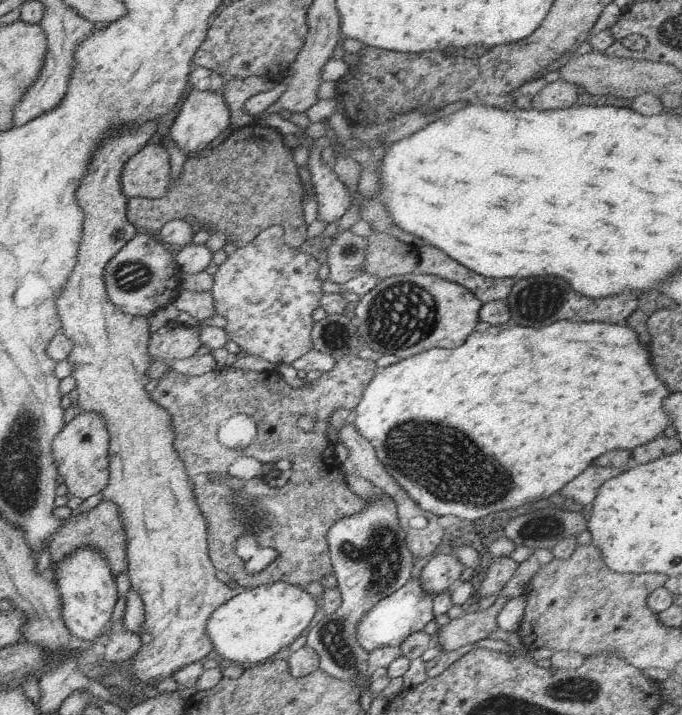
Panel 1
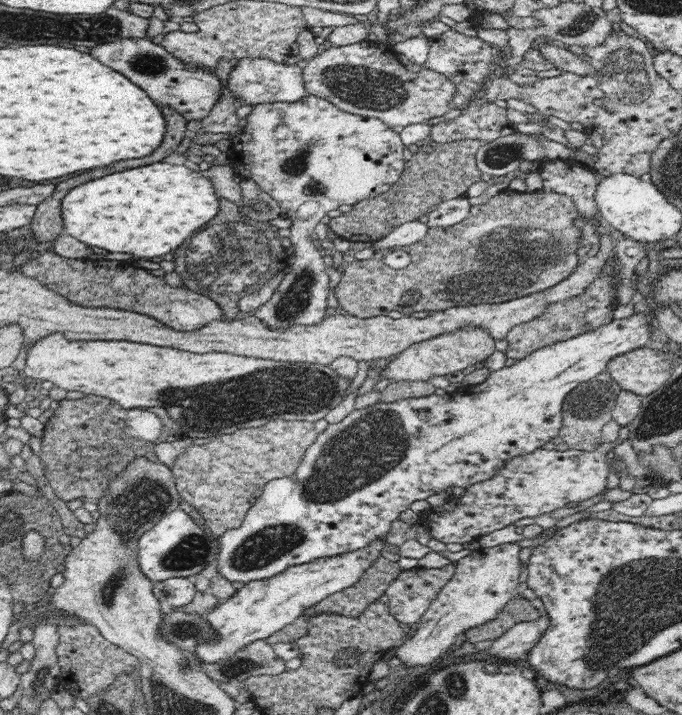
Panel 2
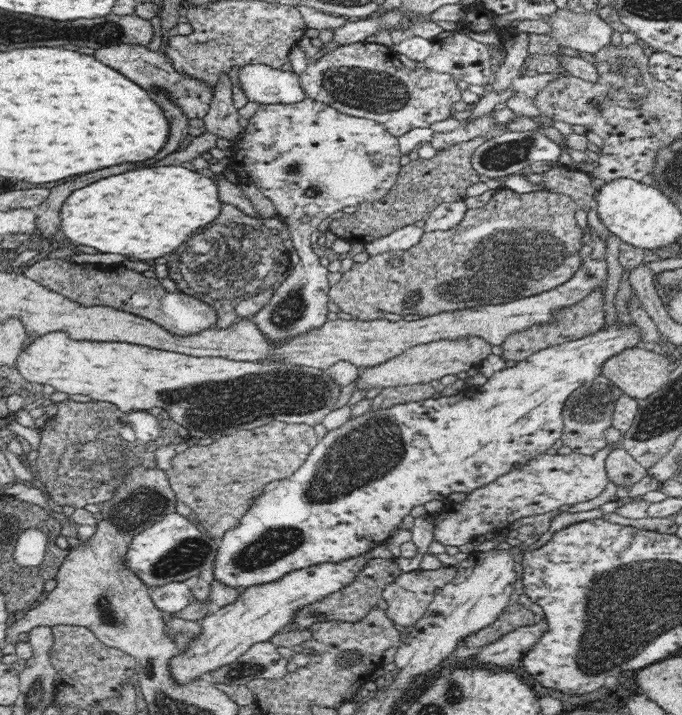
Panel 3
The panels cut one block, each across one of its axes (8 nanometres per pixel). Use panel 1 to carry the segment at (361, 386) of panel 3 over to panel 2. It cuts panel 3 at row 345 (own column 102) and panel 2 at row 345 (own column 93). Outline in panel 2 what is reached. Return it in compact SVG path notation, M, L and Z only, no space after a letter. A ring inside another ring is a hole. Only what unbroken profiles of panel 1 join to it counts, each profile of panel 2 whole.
M466 326L452 334L440 334L436 338L424 340L409 346L400 355L385 361L387 367L382 372L382 378L390 378L391 382L403 380L424 380L436 376L449 376L456 370L465 370L486 359L496 351L495 339L483 328Z

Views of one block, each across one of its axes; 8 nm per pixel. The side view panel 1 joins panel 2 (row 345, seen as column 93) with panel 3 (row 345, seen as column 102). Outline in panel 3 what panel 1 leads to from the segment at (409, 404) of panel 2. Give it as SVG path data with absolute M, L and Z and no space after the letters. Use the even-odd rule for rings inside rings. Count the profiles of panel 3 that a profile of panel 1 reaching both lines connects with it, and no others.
M619 322L607 329L600 330L594 334L589 334L580 338L580 340L570 340L564 344L550 346L544 348L536 354L531 355L528 359L521 361L513 368L505 368L500 372L494 373L487 381L478 387L465 387L458 394L439 397L437 399L425 399L418 402L410 402L397 404L390 408L380 408L380 410L369 410L364 414L348 419L347 422L330 430L324 438L320 440L308 454L308 458L301 464L300 468L296 469L288 478L270 481L263 490L261 495L256 497L248 512L243 515L236 528L226 531L224 536L219 540L219 547L215 556L214 562L214 580L227 584L232 588L248 588L258 584L266 584L266 582L274 582L280 580L290 572L309 568L314 564L322 564L322 562L342 562L348 558L356 558L368 550L385 543L390 531L400 527L402 520L410 514L410 510L414 506L420 506L436 497L446 501L446 498L452 492L464 492L470 494L476 488L494 482L496 478L502 474L508 474L510 470L514 470L514 466L524 466L528 464L528 460L536 458L538 454L544 454L548 448L552 448L556 441L561 440L563 434L563 415L566 408L565 402L567 398L577 388L583 387L585 384L591 384L592 381L601 375L602 366L608 358L621 354L624 350L642 345L640 339L640 330L631 322L630 325L622 325Z

